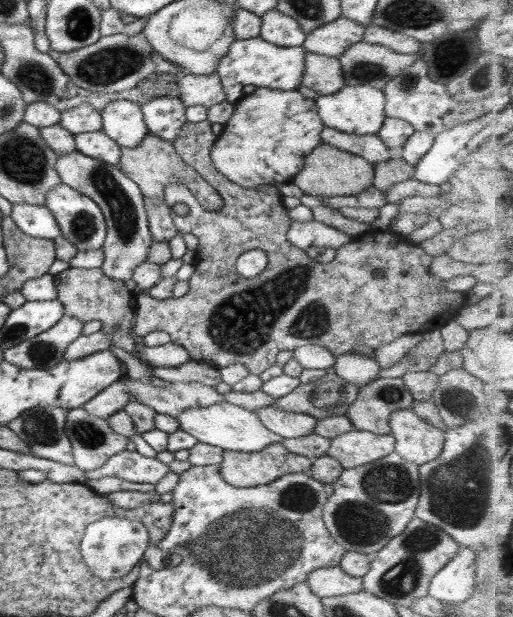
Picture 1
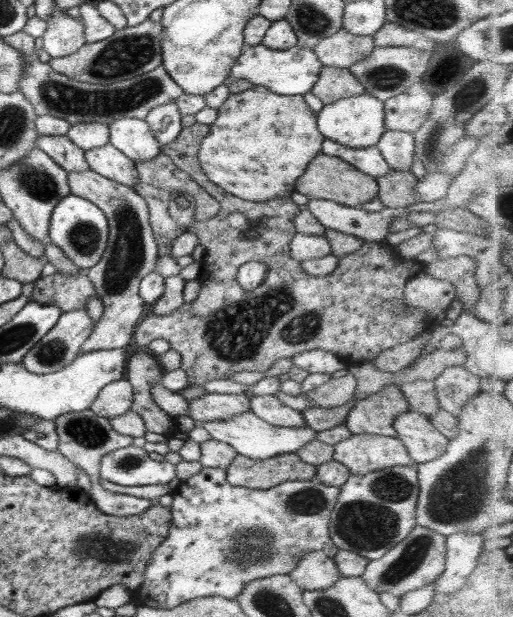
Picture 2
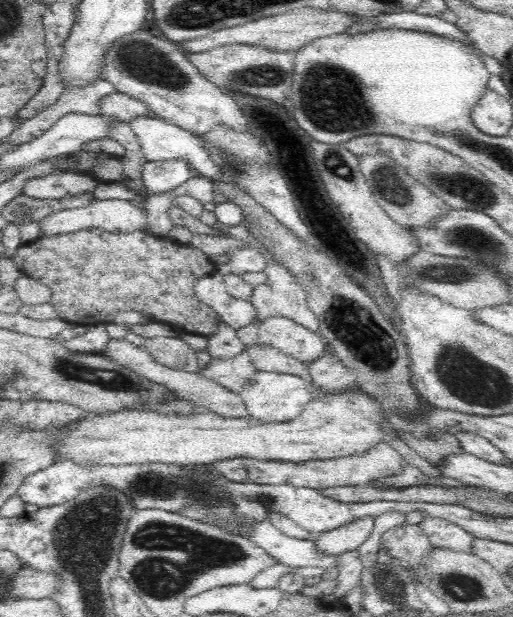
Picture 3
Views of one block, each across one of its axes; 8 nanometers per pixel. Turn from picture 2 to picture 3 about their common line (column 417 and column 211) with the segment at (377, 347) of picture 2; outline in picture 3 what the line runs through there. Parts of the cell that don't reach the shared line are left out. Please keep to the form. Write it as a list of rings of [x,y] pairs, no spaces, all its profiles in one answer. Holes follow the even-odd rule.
[[[88,228],[86,230],[80,230],[76,233],[57,235],[52,237],[40,236],[35,242],[29,244],[22,244],[11,259],[18,265],[18,268],[24,275],[30,278],[36,279],[38,282],[45,284],[53,292],[51,301],[49,302],[54,309],[58,312],[58,317],[75,323],[76,325],[84,325],[89,327],[91,325],[97,325],[98,323],[110,323],[112,318],[116,316],[116,308],[118,310],[138,310],[138,312],[144,312],[144,316],[150,317],[154,321],[161,323],[167,323],[172,328],[180,328],[180,330],[186,330],[186,332],[195,333],[209,337],[217,330],[218,317],[216,312],[208,307],[204,302],[201,302],[194,292],[194,284],[200,280],[200,277],[212,274],[217,271],[217,264],[212,262],[208,256],[198,248],[194,248],[190,245],[181,245],[176,243],[172,239],[167,237],[154,237],[148,234],[146,231],[130,232],[130,234],[112,233],[103,230],[102,228]]]

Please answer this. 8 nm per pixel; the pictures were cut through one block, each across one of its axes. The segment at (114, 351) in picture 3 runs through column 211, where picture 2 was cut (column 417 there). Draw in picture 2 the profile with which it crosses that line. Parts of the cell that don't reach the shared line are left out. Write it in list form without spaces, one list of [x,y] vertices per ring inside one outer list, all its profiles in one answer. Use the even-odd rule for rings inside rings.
[[[433,380],[404,381],[399,389],[408,401],[409,410],[418,411],[430,418],[440,409]]]

